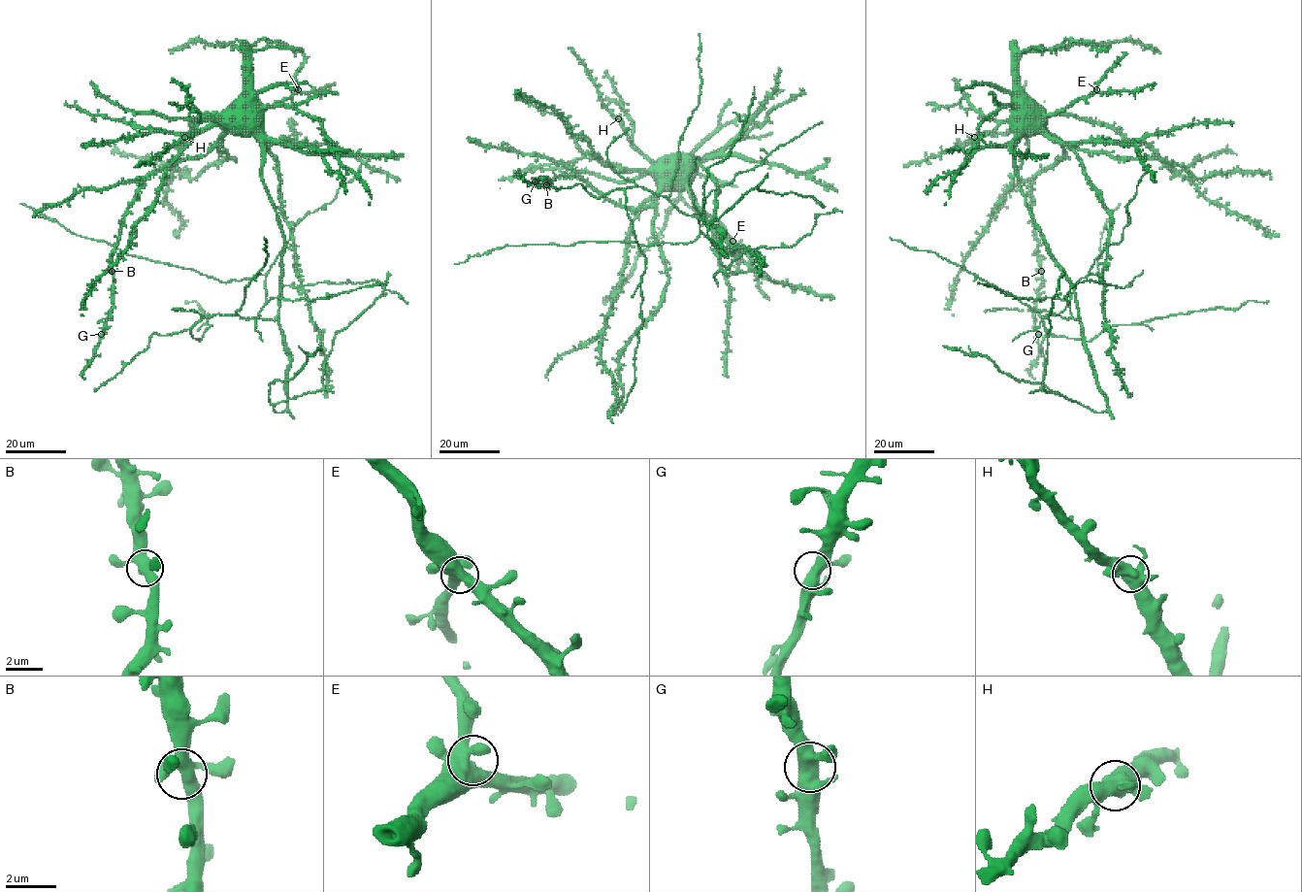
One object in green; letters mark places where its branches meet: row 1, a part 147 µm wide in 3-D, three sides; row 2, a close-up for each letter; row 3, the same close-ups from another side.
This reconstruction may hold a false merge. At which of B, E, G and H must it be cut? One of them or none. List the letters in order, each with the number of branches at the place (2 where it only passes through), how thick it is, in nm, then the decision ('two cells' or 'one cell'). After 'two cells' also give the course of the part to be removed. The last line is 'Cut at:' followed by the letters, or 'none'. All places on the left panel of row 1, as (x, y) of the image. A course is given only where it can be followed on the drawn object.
B: branches 4; calibre 480 nm; one cell
E: branches 5; calibre 480 nm; one cell
G: branches 4; calibre 480 nm; one cell
H: branches 5; calibre 500 nm; one cell
Cut at: none

